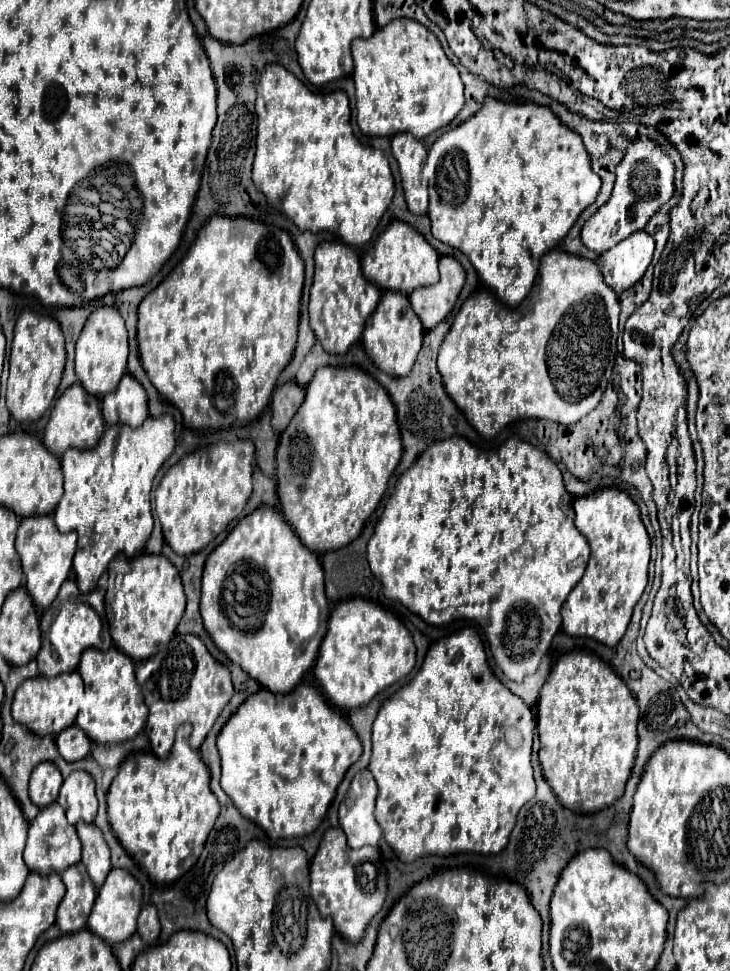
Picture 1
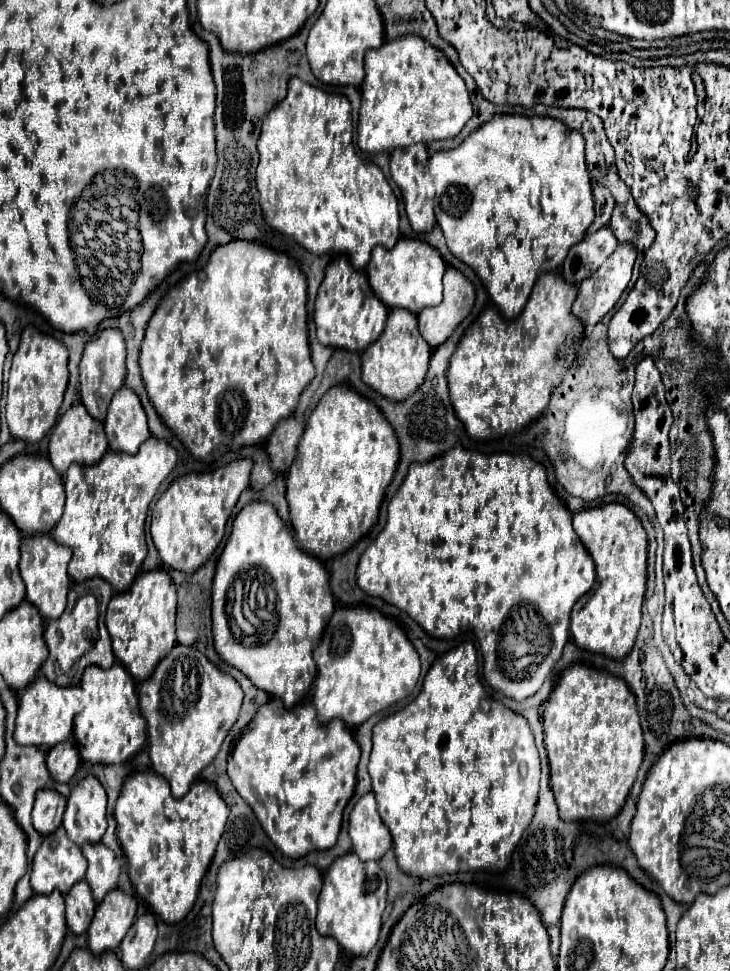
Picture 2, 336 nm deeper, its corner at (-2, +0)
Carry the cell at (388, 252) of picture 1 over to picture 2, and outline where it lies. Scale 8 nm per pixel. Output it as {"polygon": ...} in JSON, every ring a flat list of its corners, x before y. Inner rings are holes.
{"polygon":[[400,238,394,248,376,246,372,250,372,260,366,268,372,290,388,308,404,308,412,314,418,314,422,308,436,306,442,300,442,276,446,272,446,264,430,244,414,238]]}

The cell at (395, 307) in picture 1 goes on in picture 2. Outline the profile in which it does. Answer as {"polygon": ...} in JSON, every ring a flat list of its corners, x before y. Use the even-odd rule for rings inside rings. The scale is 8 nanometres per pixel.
{"polygon":[[402,308,390,310,384,332,362,354,362,380,366,386,394,402,406,400,424,382,430,354,430,346,418,332,416,316,412,312,404,312]]}

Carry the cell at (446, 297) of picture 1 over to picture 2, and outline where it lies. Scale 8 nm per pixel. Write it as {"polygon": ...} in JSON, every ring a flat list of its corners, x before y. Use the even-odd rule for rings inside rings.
{"polygon":[[448,266,444,274,444,300,438,306,424,308,418,314,418,328,430,348,438,348,452,336,456,326,470,314,474,306,474,286,466,276]]}

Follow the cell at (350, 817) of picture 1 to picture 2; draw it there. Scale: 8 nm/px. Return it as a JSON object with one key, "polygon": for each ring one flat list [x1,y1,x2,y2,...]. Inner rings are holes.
{"polygon":[[374,794,358,800,350,814,350,838,360,860,380,860,392,846,392,836,378,816]]}

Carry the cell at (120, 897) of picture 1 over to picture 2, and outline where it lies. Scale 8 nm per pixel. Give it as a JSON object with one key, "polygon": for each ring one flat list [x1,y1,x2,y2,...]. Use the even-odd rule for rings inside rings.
{"polygon":[[112,890,98,904,92,924,88,928,90,952,116,950,136,918,136,900,122,890]]}

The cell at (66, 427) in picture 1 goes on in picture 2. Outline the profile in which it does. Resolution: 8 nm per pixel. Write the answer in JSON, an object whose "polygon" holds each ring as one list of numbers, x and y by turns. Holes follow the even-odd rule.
{"polygon":[[74,404,54,426,52,434,50,434,50,448,48,454,52,456,50,462,52,466,64,474,68,470,70,464,96,464,96,460,100,460,100,456,104,456,104,452,108,450,108,440,104,434,104,424,94,420,86,408,82,404]]}

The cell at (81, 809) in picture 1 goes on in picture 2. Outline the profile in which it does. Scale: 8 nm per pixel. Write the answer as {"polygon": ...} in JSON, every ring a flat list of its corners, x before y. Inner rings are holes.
{"polygon":[[86,776,72,788,64,812,64,828,74,844,98,844,102,840,108,828,106,800,106,790,94,776]]}

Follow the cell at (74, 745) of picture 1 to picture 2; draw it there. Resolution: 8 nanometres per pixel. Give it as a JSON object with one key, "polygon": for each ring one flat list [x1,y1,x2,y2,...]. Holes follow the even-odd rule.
{"polygon":[[72,740,56,744,46,758,46,766,50,776,56,782,70,782,70,778,76,774,80,766,80,756,76,752,76,746]]}

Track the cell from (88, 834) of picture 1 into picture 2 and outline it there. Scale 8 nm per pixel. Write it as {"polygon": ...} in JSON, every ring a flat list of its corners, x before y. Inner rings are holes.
{"polygon":[[84,844,82,852,88,860,86,882,98,904,112,888,116,888,120,876,120,860,104,844]]}

